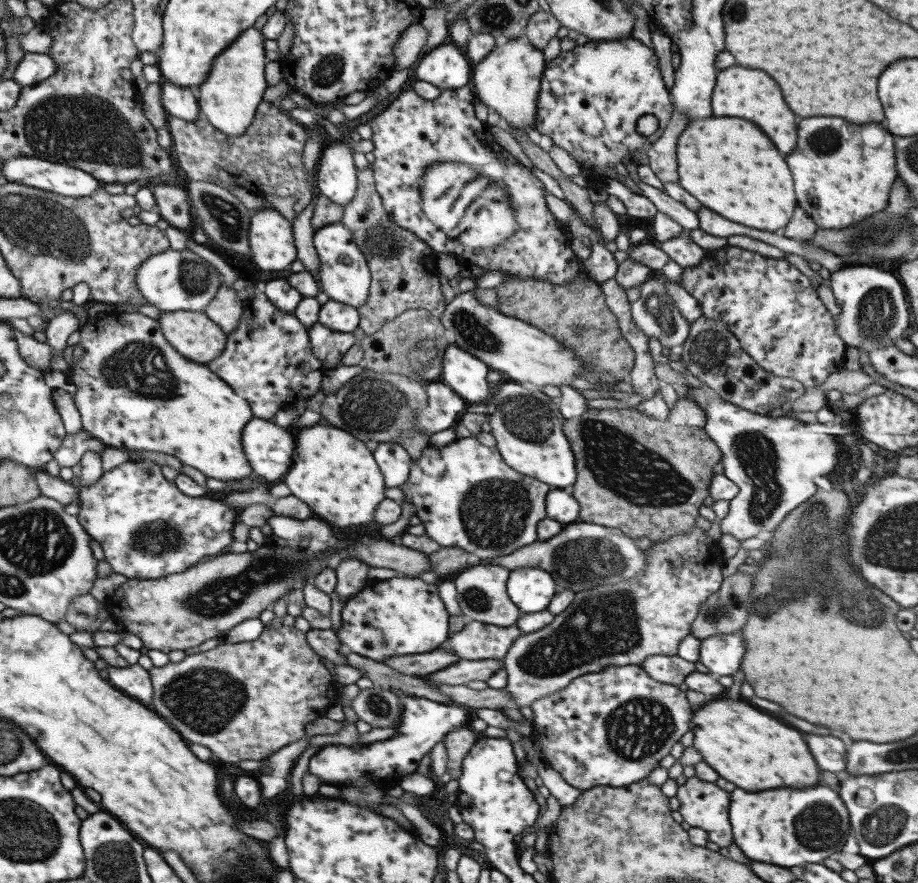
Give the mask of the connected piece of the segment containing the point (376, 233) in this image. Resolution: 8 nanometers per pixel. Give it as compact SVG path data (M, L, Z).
M369 166L363 170L355 170L356 191L353 198L344 207L343 223L351 231L352 236L359 250L366 258L366 263L370 272L370 285L368 286L367 300L360 306L358 316L360 321L358 326L365 335L377 332L385 323L393 321L398 314L403 311L431 313L433 317L439 319L445 310L446 303L441 294L441 284L439 283L437 269L435 269L436 254L414 234L404 228L399 228L382 207L378 192L374 188L372 171Z

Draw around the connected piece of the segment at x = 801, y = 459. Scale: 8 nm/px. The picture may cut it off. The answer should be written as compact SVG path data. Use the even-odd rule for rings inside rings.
M689 387L686 392L704 412L703 429L720 450L720 462L724 468L722 474L738 486L737 494L728 501L728 513L719 524L721 534L729 534L729 536L737 538L739 542L753 537L768 537L788 512L813 496L817 489L813 478L825 476L825 474L829 476L829 472L835 468L835 464L839 460L839 456L837 456L839 448L835 442L835 436L857 431L857 422L854 420L851 422L853 426L839 424L839 421L835 421L829 424L829 434L815 434L815 432L809 432L803 422L793 417L767 417L755 414L721 398L711 398L700 387Z

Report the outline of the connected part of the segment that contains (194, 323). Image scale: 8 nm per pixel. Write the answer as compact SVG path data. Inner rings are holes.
M160 311L157 322L165 340L190 361L203 365L222 353L226 335L203 312Z

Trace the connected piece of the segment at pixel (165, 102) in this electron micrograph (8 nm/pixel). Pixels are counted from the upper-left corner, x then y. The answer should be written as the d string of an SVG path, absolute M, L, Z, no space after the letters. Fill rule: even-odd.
M161 82L160 104L167 116L179 118L183 122L197 120L200 113L196 93L169 82Z

